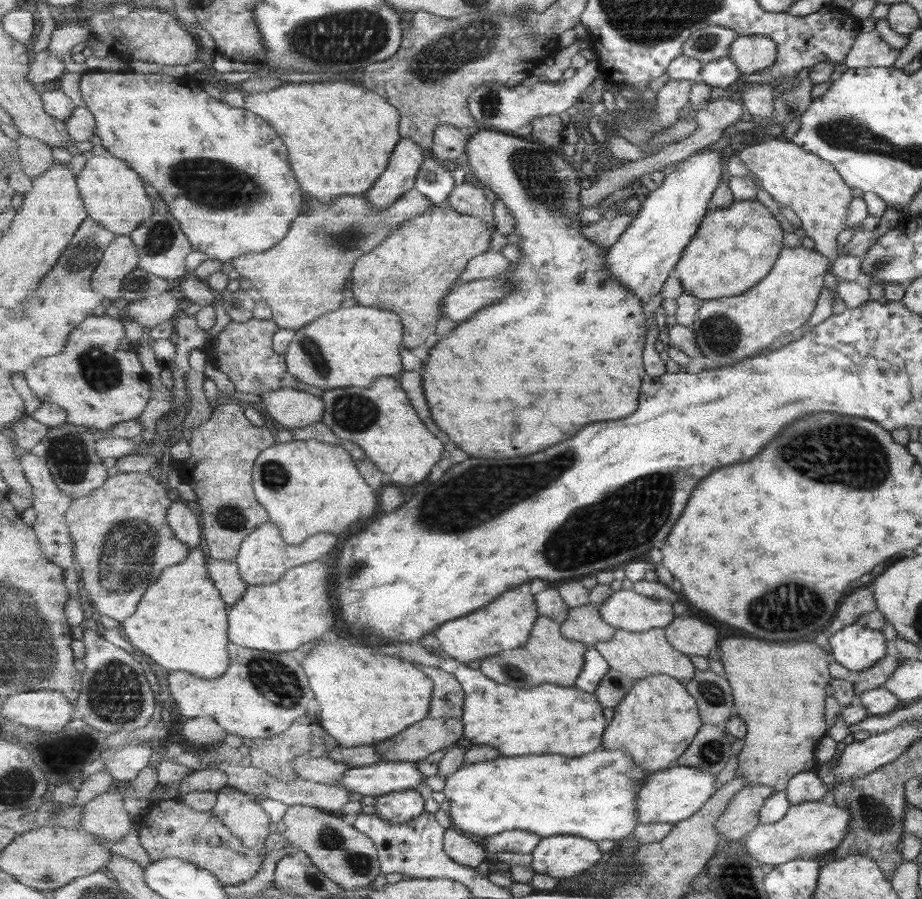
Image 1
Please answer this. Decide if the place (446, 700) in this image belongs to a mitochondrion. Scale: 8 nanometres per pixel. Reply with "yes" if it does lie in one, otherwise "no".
yes

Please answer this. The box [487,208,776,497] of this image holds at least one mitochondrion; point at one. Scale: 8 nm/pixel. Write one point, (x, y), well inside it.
(721, 334)

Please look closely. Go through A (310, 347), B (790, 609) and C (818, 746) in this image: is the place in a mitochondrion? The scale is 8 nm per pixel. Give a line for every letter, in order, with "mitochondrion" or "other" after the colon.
A: mitochondrion
B: mitochondrion
C: other

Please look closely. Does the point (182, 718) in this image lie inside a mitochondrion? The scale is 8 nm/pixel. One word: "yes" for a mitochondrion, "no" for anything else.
no

